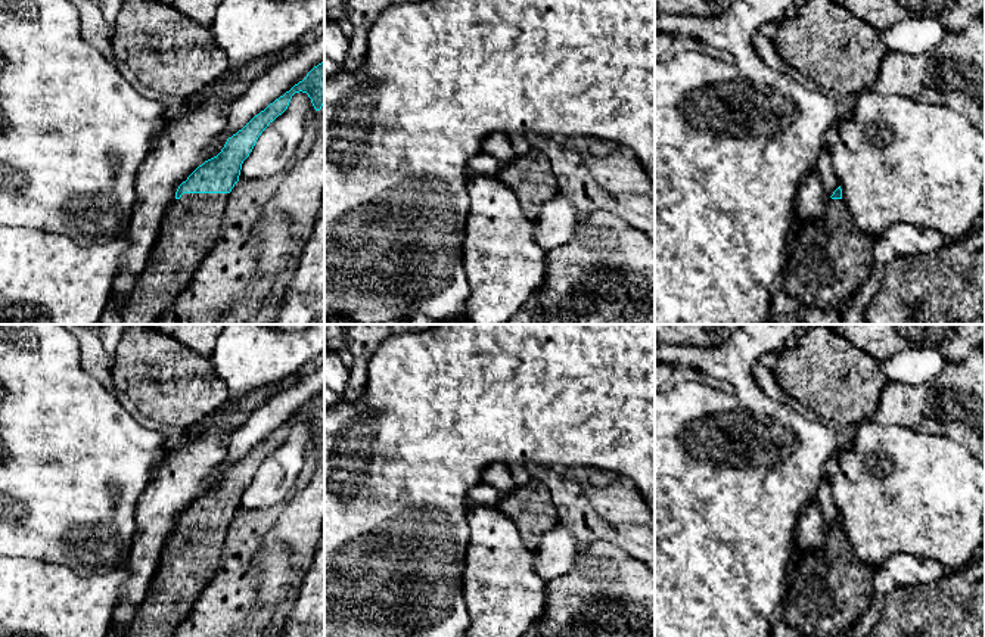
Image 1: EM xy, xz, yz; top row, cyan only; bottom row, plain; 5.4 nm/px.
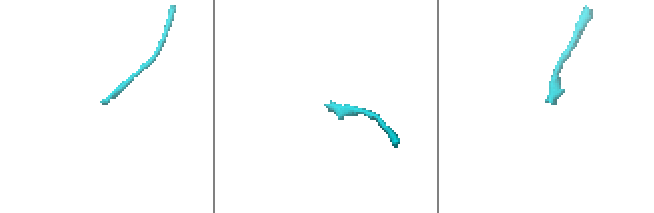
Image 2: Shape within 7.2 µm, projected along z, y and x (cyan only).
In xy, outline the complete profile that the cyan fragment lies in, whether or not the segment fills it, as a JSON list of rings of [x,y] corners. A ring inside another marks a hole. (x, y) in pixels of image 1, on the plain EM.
[[[324,392],[314,397],[307,407],[289,422],[255,445],[242,460],[227,469],[221,482],[199,495],[183,512],[175,529],[167,540],[158,569],[150,581],[145,600],[139,605],[136,618],[116,637],[171,637],[187,618],[193,603],[217,572],[229,523],[239,512],[243,491],[252,482],[261,463],[282,445],[295,423],[307,423],[316,441],[324,435]]]

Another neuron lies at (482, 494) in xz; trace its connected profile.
[[[485,484],[476,485],[467,494],[467,504],[495,507],[500,500],[501,494],[495,488]]]

